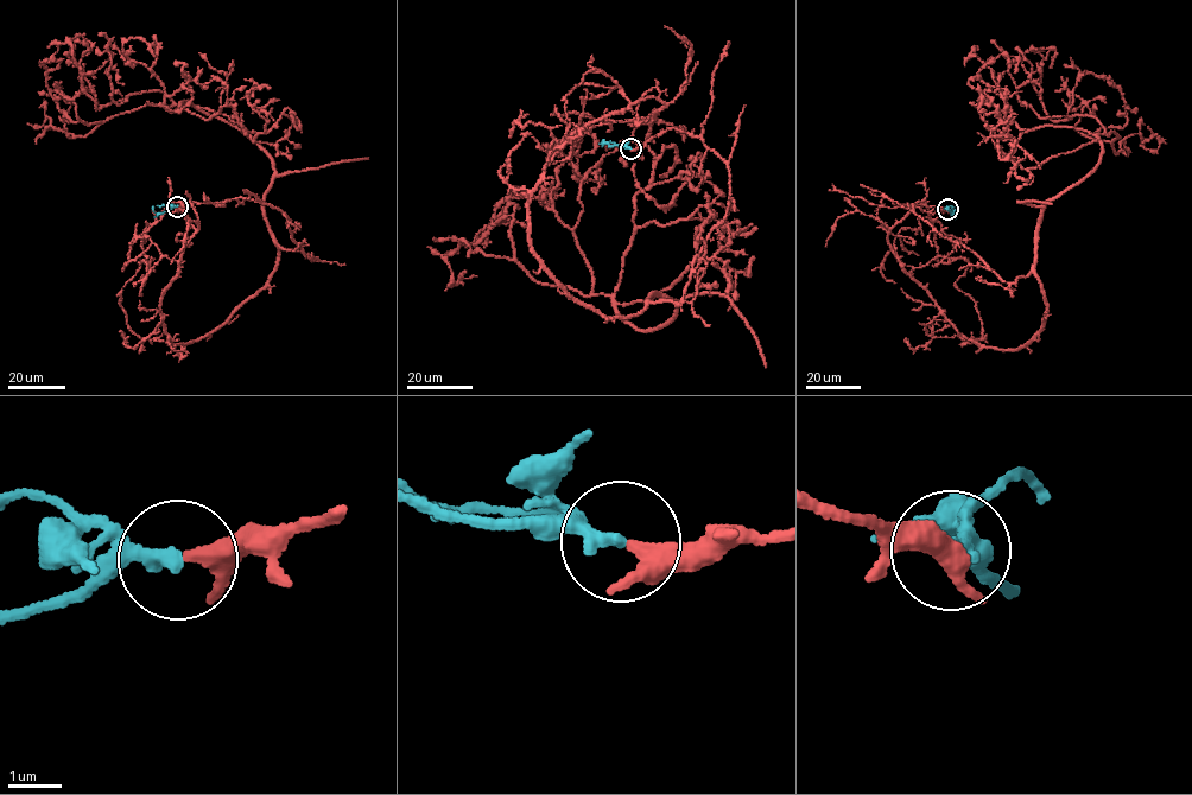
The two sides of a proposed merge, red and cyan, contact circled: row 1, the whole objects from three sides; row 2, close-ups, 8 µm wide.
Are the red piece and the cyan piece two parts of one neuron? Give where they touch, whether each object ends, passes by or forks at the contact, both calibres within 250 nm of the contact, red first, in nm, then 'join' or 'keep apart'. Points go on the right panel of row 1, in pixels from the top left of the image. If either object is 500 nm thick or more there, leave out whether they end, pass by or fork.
(948, 209) | red passes by | cyan ends | 300/280 nm | join

